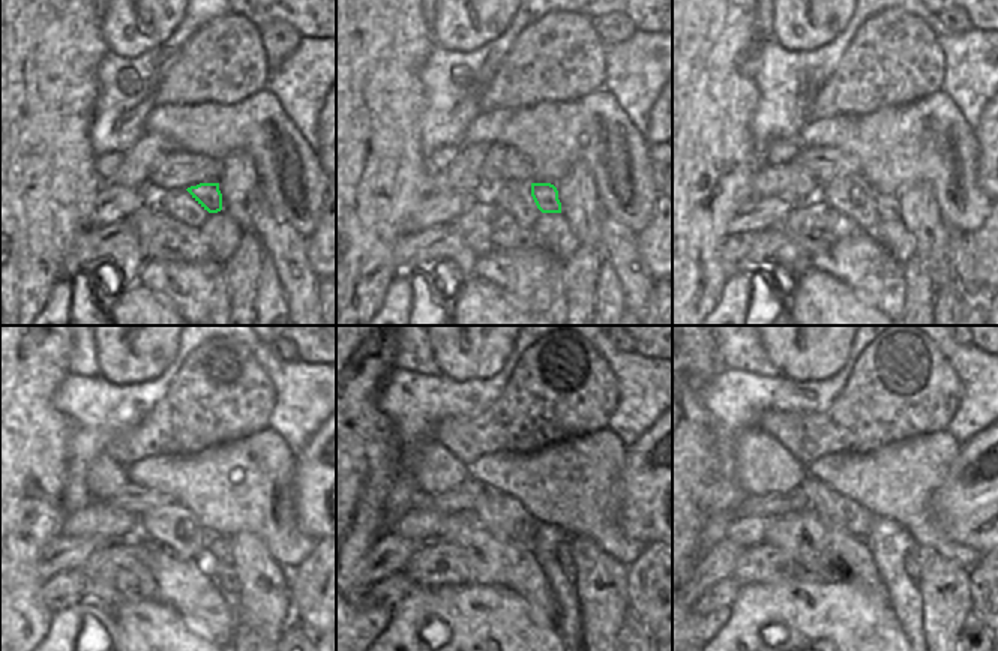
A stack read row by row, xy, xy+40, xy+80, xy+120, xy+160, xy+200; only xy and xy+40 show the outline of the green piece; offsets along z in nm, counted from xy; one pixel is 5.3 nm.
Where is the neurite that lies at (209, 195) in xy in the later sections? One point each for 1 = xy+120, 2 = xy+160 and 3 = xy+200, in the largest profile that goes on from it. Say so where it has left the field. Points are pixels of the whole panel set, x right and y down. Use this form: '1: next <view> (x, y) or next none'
1: next xy+120 (216, 546)
2: next xy+160 (565, 558)
3: next xy+200 (913, 567)

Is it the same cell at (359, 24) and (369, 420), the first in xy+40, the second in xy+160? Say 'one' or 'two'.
one

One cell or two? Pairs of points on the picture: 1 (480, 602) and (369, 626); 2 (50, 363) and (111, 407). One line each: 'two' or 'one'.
1: two
2: two

